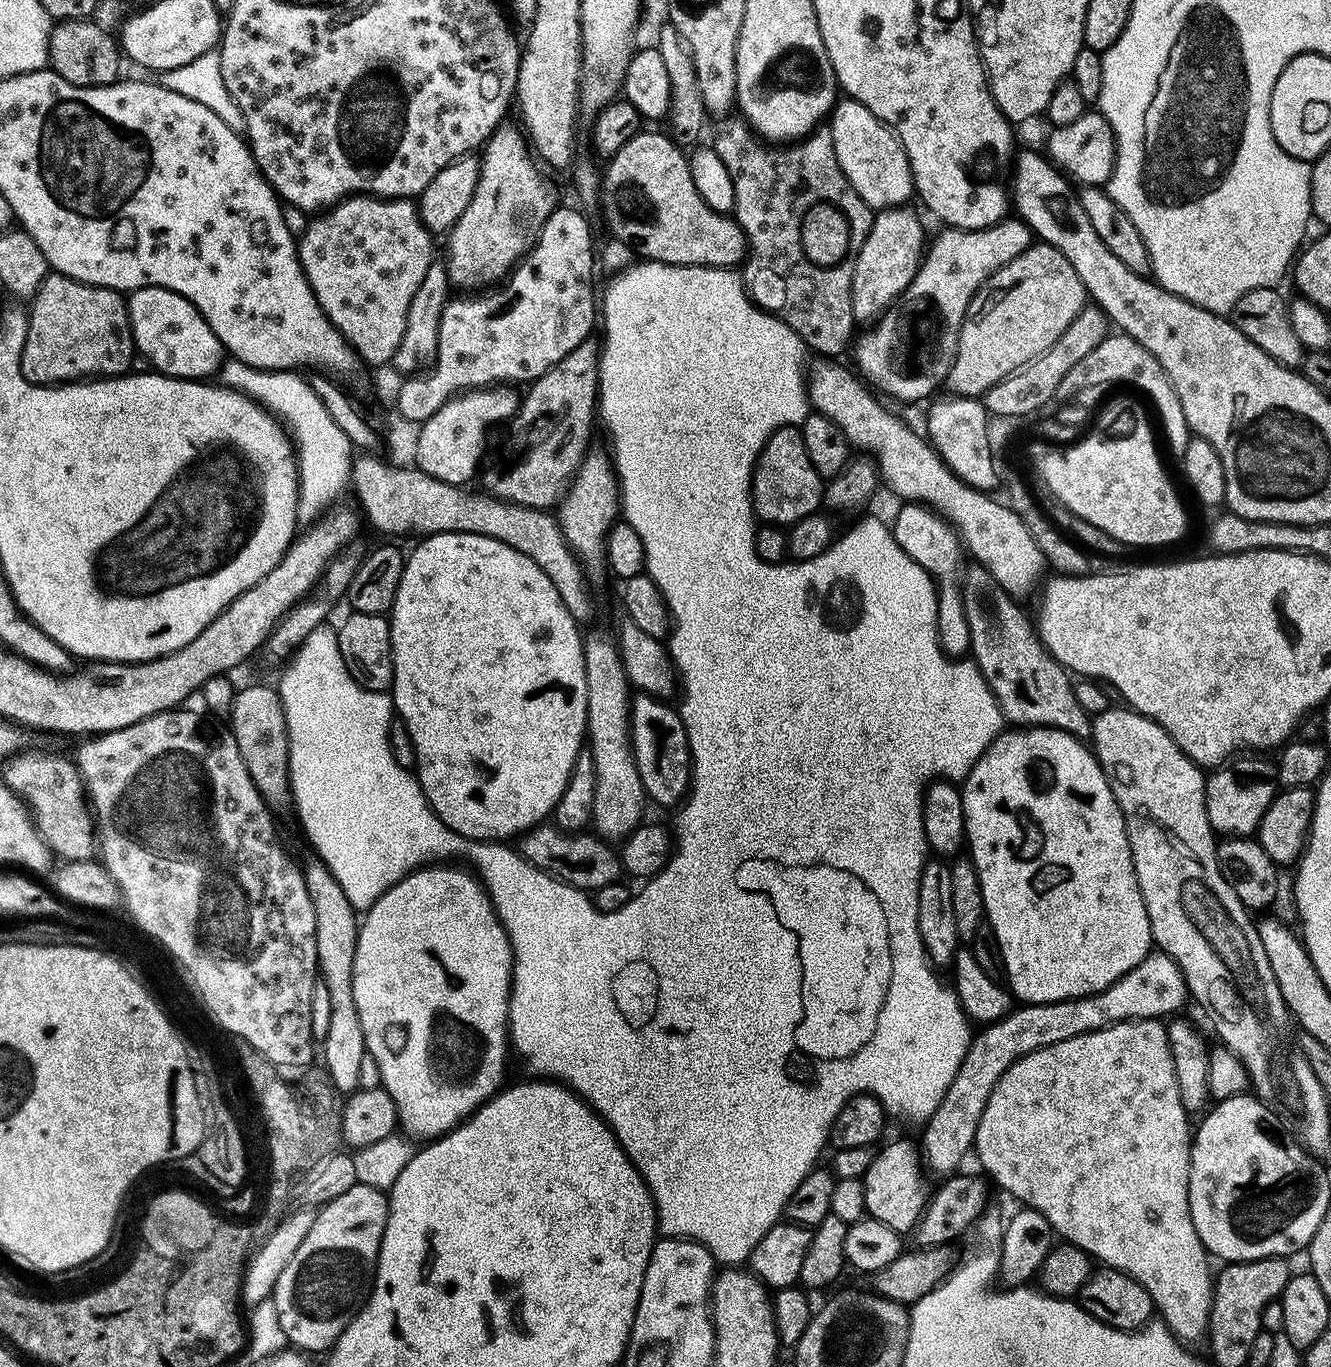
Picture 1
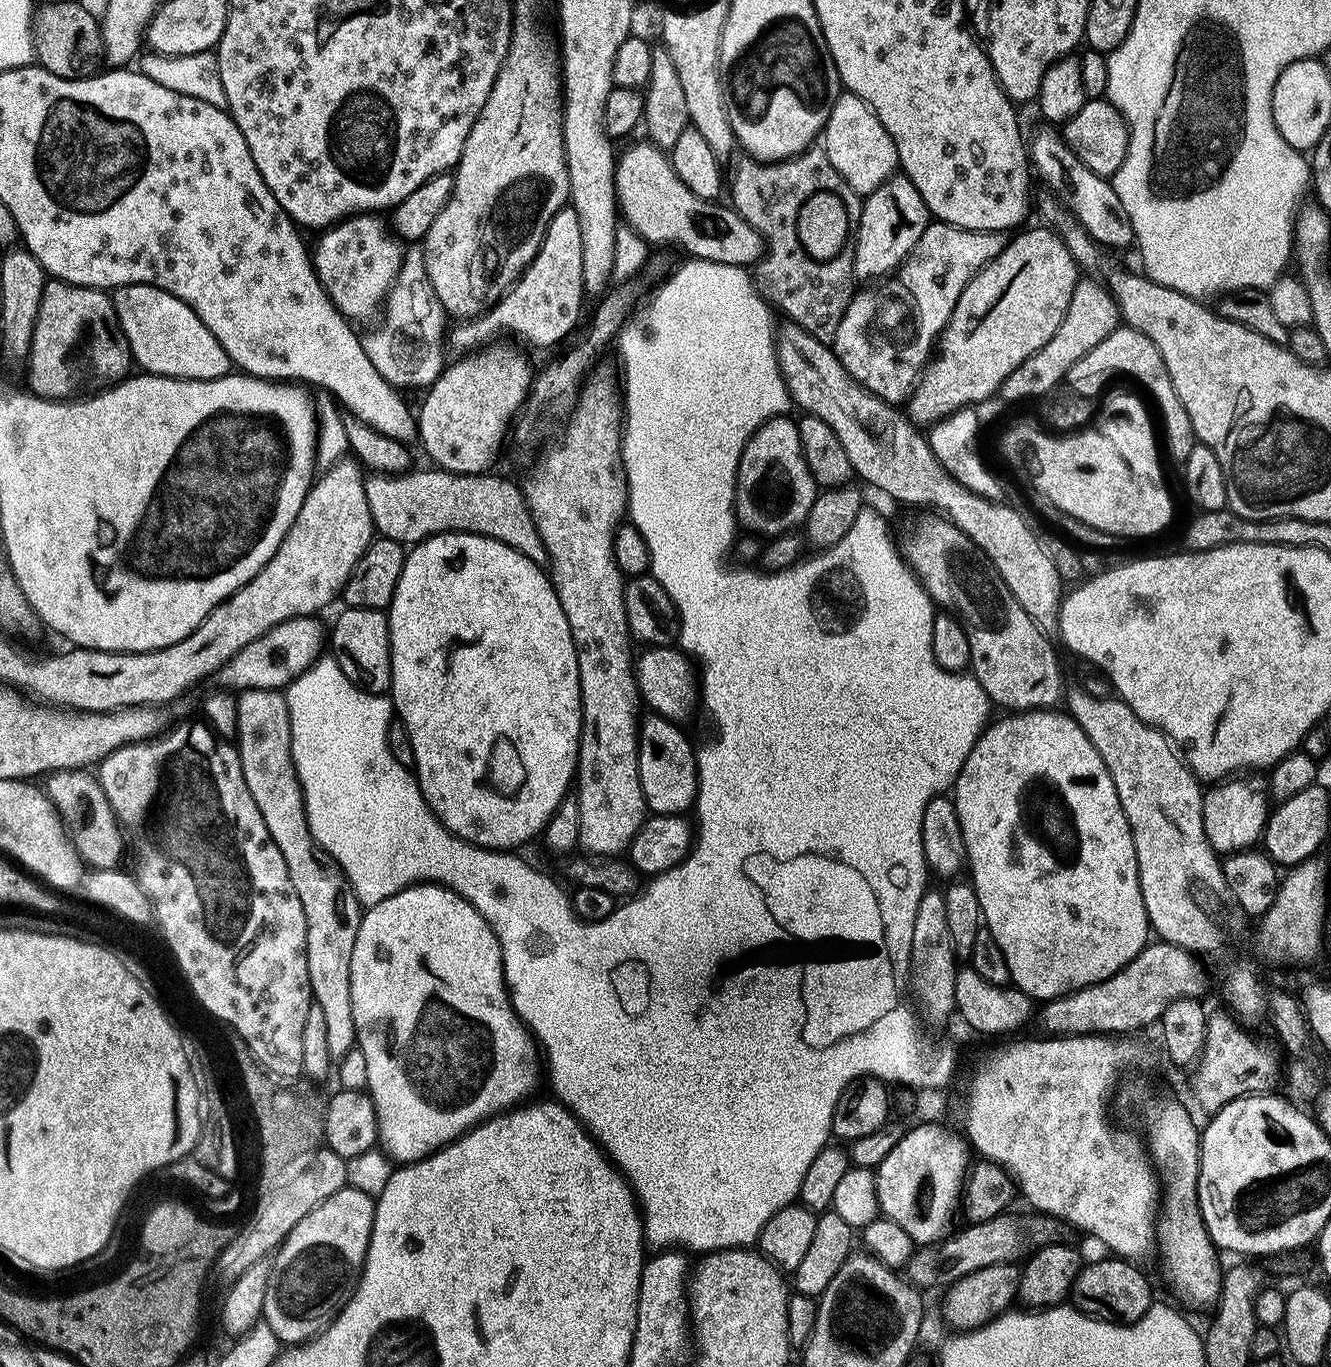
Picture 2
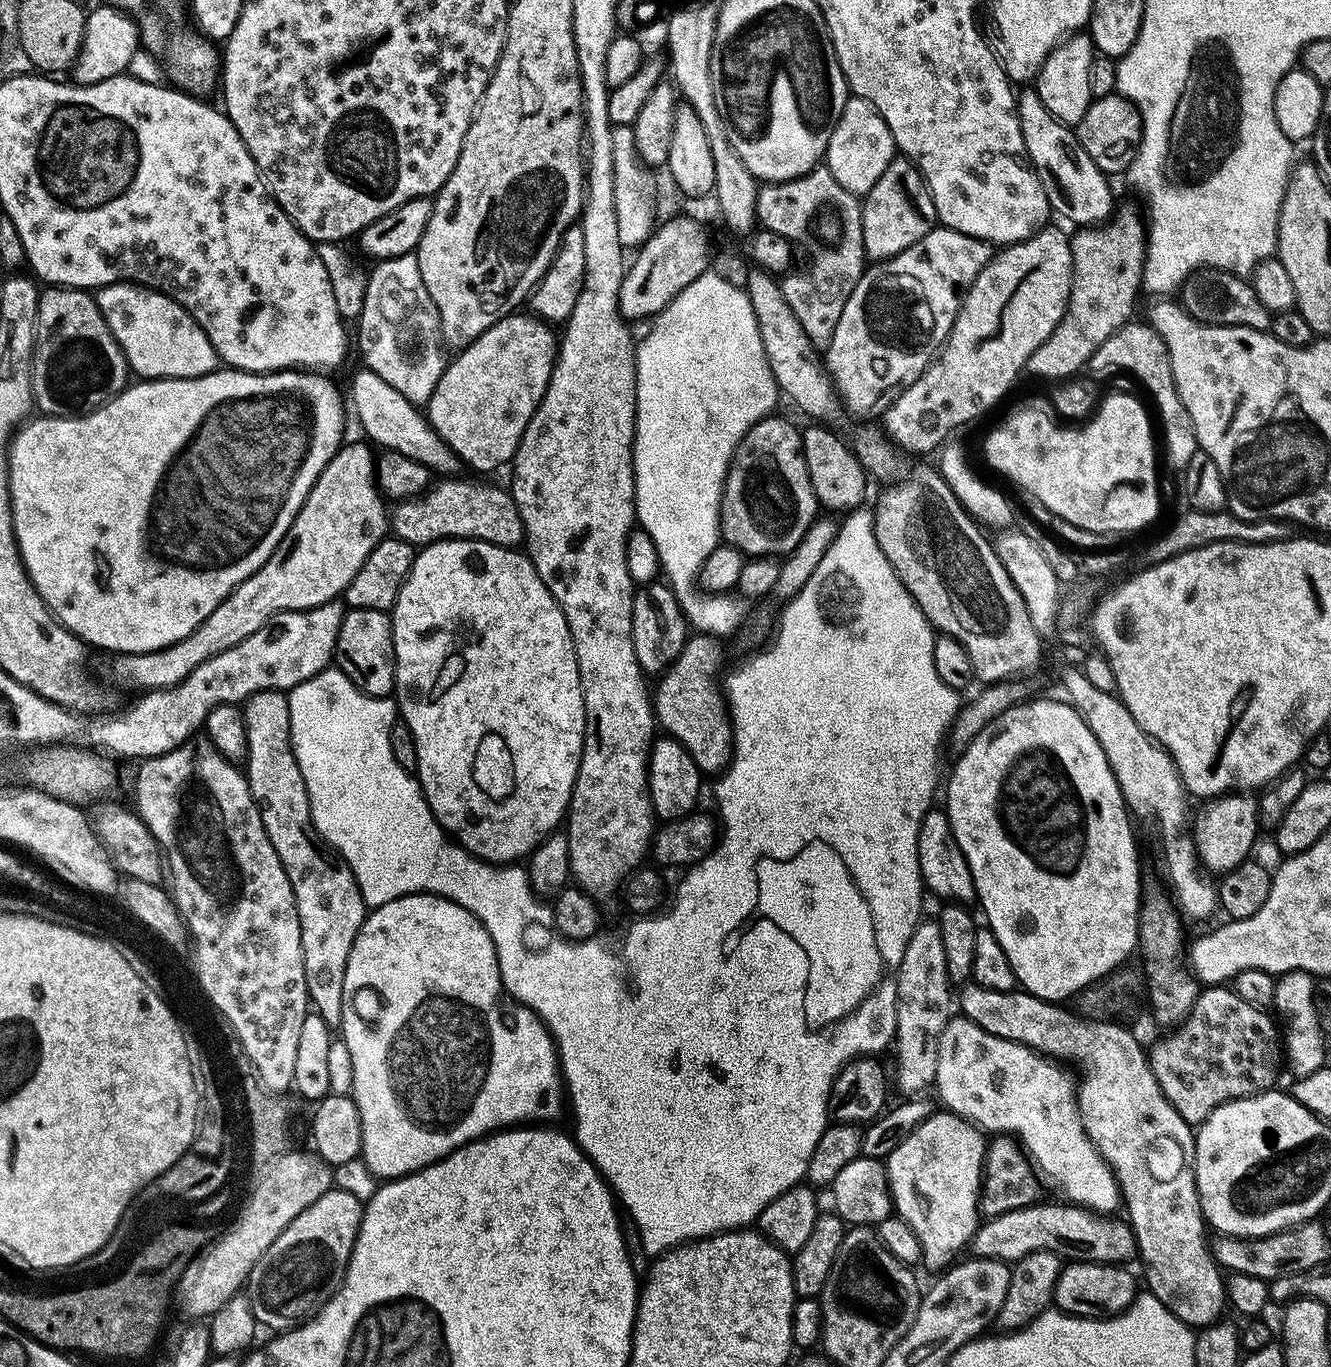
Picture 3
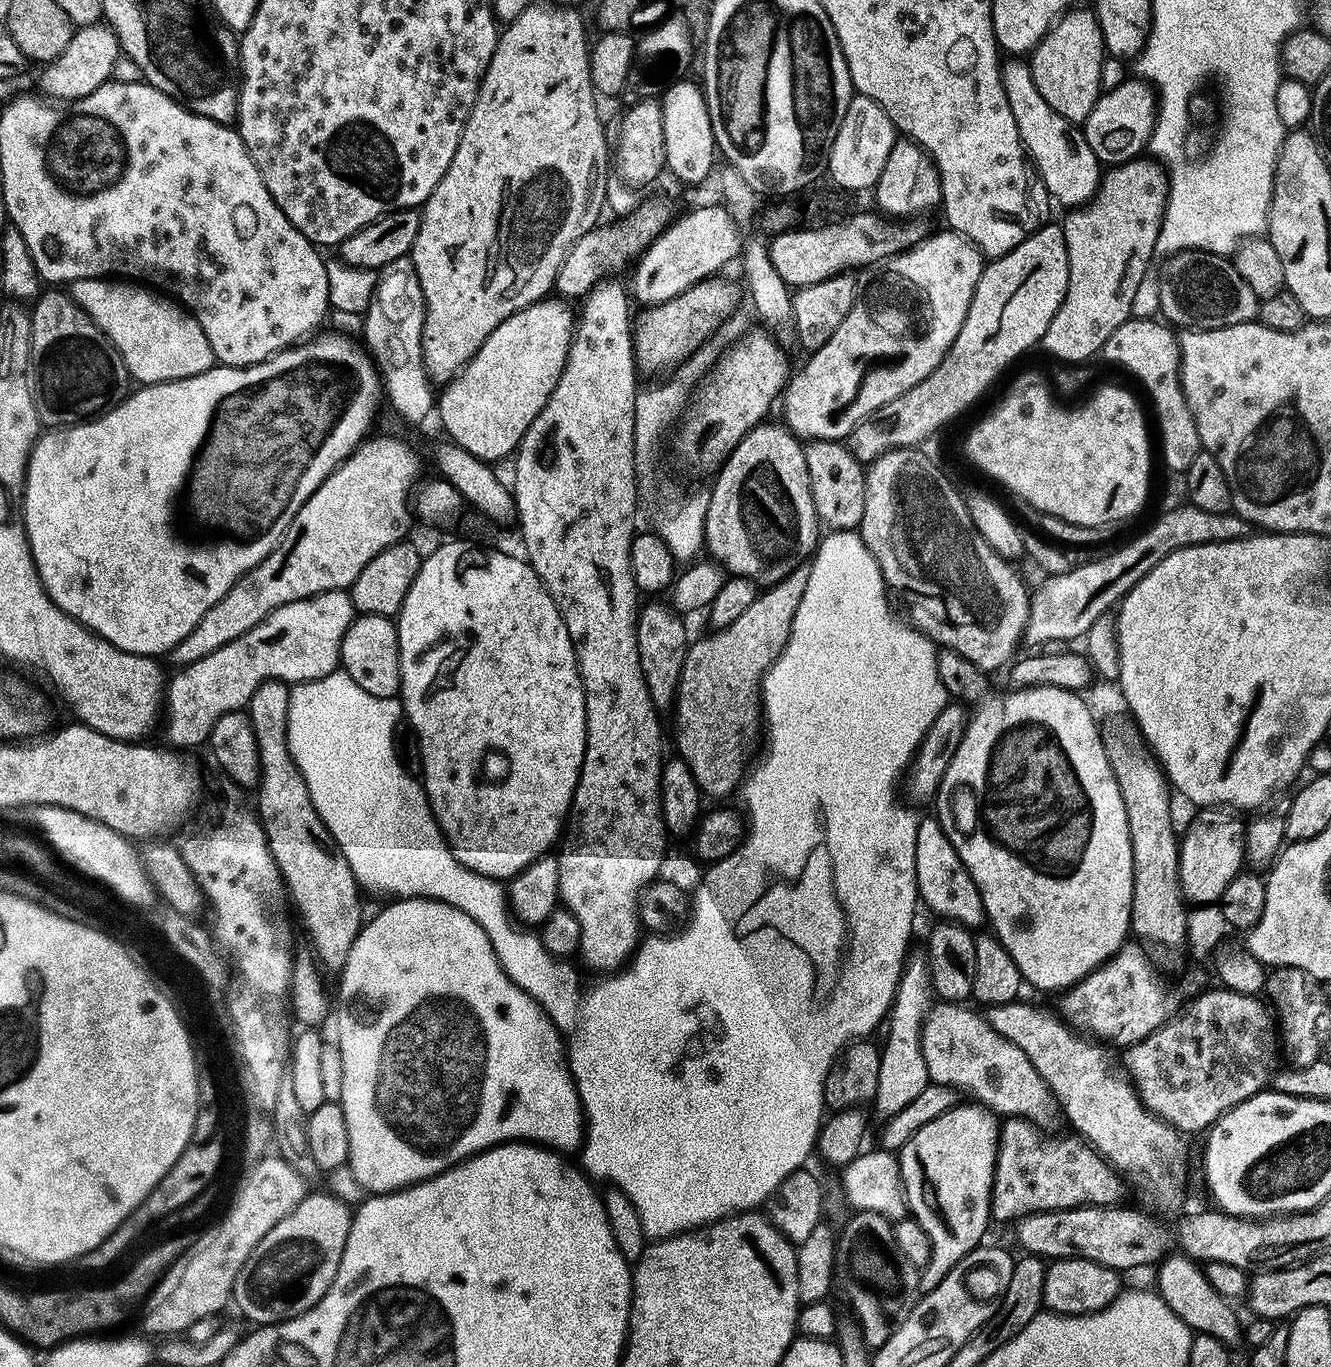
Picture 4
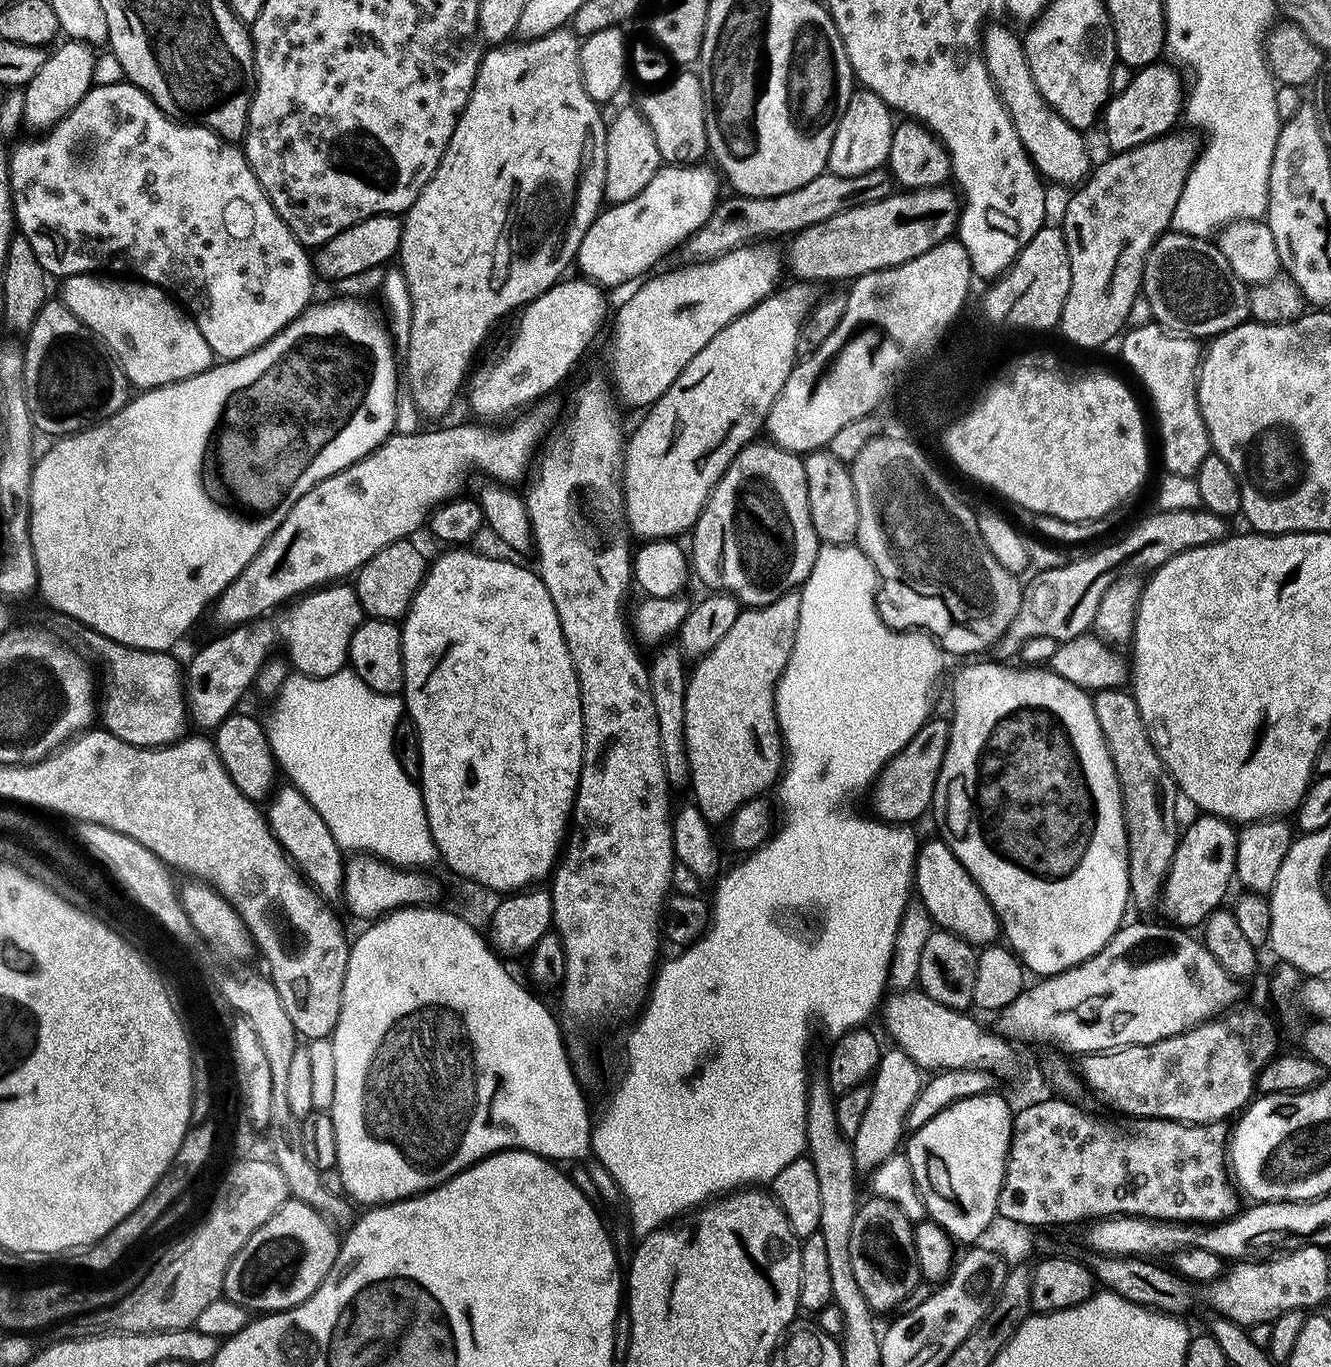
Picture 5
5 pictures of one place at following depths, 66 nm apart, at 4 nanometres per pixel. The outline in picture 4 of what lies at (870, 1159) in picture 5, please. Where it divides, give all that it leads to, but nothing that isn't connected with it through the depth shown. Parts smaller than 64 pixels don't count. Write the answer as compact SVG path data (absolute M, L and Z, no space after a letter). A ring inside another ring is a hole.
M913 953L905 961L896 986L886 1026L888 1036L885 1044L882 1044L881 1047L878 1090L872 1101L872 1106L876 1108L877 1114L884 1120L890 1119L902 1110L930 1082L925 1056L921 1052L920 1032L925 1017L931 1011L936 995L928 959L923 953L916 955Z

